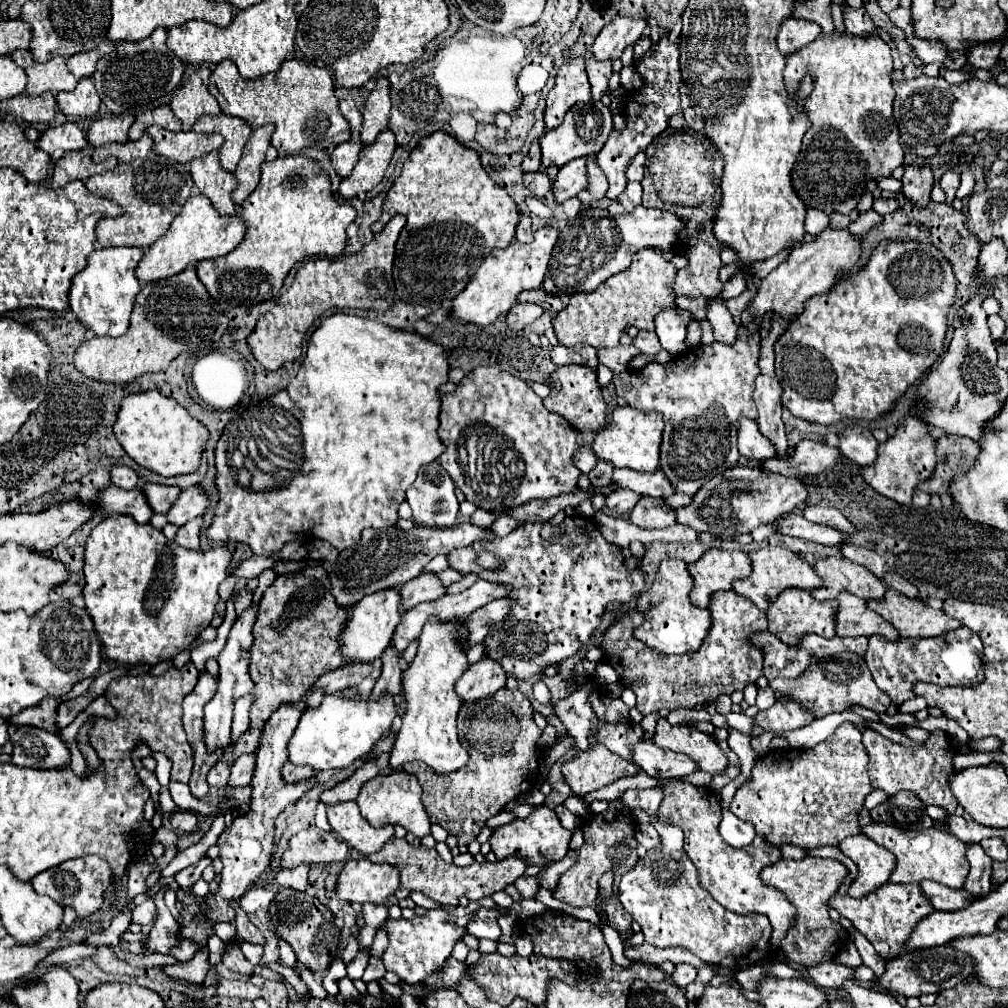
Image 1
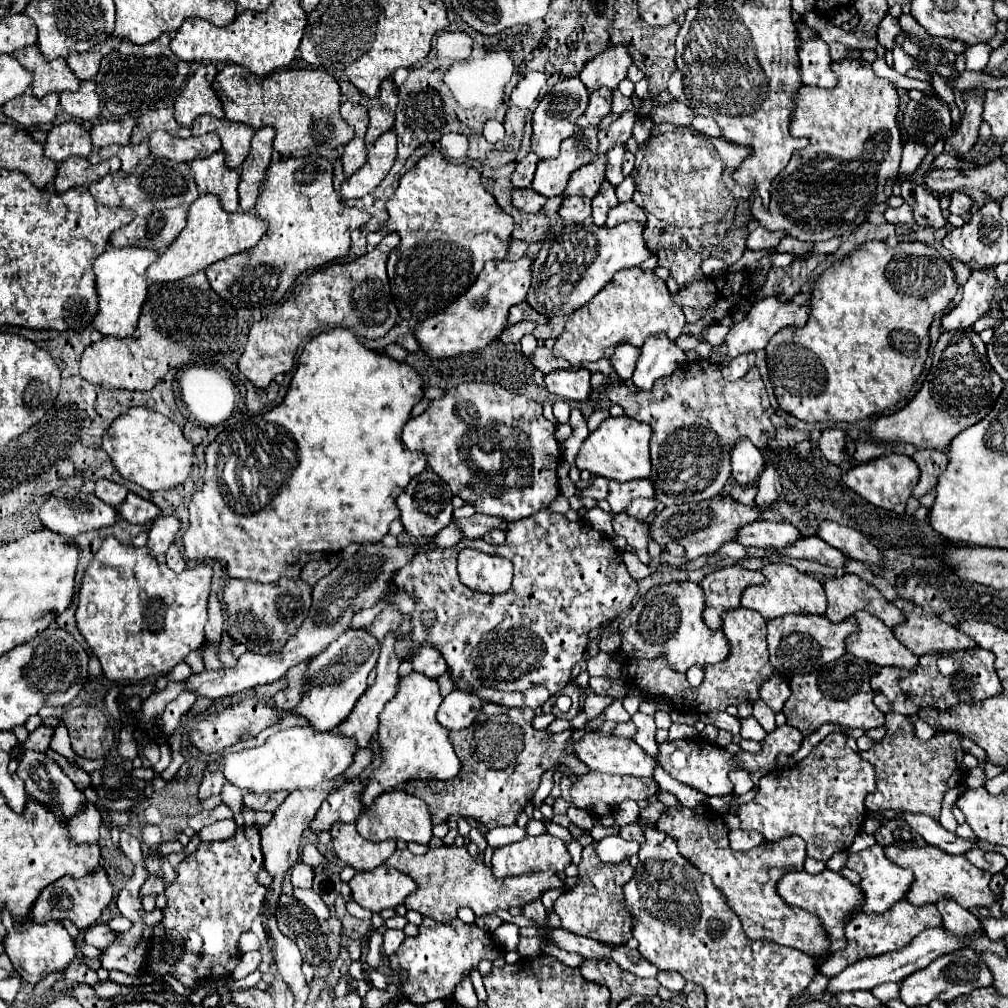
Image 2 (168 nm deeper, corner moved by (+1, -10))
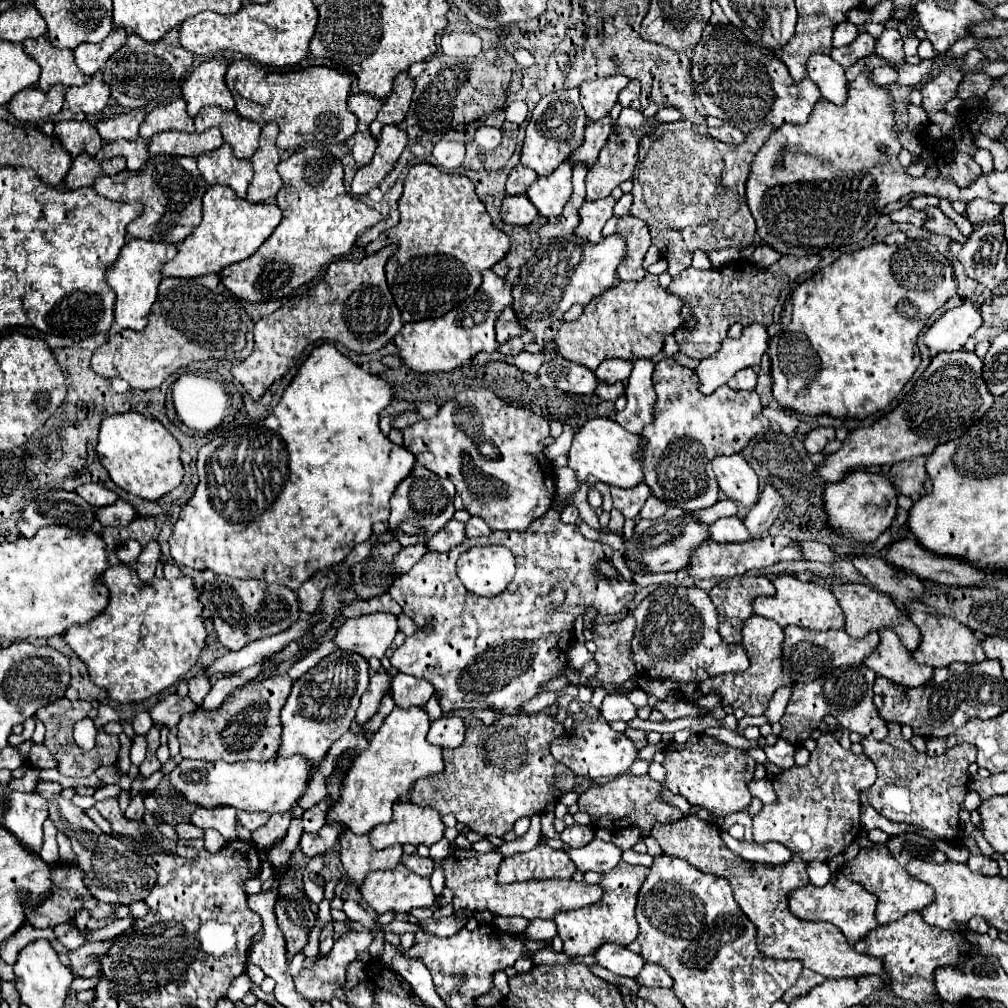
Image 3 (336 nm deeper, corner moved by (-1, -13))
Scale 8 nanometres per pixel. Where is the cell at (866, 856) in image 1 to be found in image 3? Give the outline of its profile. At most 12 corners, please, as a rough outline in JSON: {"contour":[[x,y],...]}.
{"contour":[[885,844],[861,848],[841,872],[879,898],[891,924],[935,900]]}

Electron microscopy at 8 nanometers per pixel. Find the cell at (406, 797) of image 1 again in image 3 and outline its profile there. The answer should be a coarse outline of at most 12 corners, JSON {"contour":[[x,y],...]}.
{"contour":[[397,802],[393,820],[369,832],[377,850],[395,844],[433,846],[441,814]]}

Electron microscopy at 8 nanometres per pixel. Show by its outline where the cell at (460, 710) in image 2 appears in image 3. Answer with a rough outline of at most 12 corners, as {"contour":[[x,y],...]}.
{"contour":[[439,718],[427,732],[427,742],[457,748],[463,742],[461,718]]}

